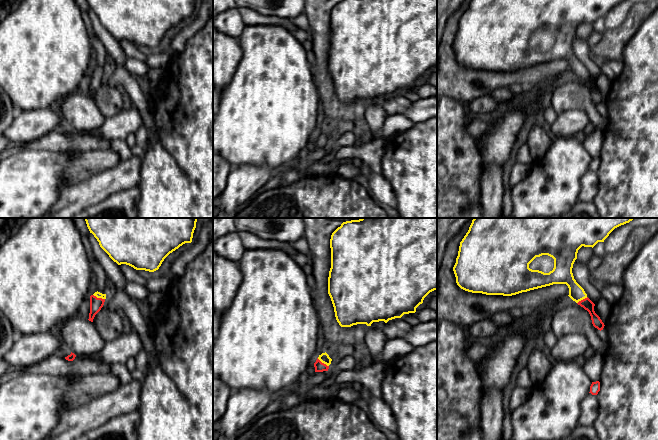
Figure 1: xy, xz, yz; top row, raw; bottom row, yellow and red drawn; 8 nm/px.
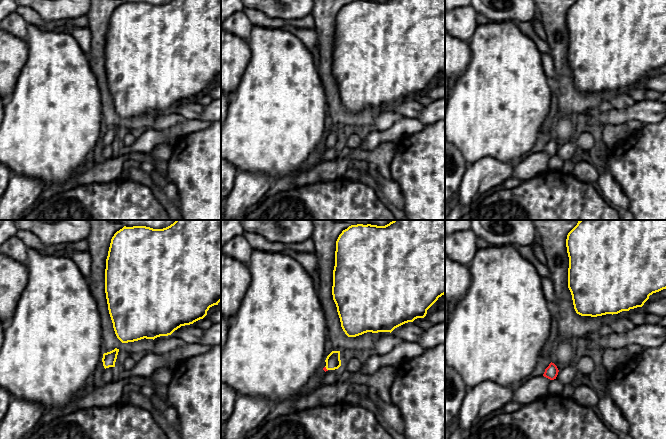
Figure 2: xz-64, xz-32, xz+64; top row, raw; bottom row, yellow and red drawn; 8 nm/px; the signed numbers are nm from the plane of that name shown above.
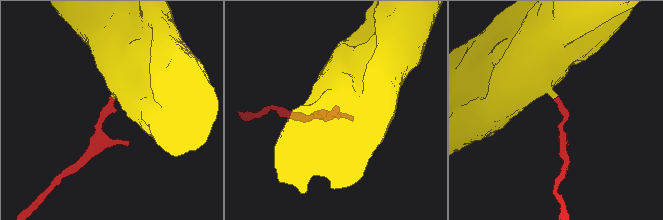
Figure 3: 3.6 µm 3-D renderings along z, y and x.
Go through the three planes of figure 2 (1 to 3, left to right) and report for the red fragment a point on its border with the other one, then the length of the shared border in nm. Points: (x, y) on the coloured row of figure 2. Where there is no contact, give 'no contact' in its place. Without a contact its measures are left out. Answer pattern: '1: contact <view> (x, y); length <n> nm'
1: no contact
2: contact xz-32 (326, 368); length 40 nm
3: no contact

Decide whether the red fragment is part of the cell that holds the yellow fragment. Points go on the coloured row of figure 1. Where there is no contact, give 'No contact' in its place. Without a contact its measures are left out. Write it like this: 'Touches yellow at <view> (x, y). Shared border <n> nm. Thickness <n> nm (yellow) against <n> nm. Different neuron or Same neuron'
Touches yellow at xy (99, 297). Shared border 100 nm. Thickness 50 nm (yellow) against 100 nm. Same neuron

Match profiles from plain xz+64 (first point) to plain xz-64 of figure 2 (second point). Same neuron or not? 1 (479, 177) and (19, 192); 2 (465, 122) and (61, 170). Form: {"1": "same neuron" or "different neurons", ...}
{"1": "same neuron", "2": "same neuron"}

